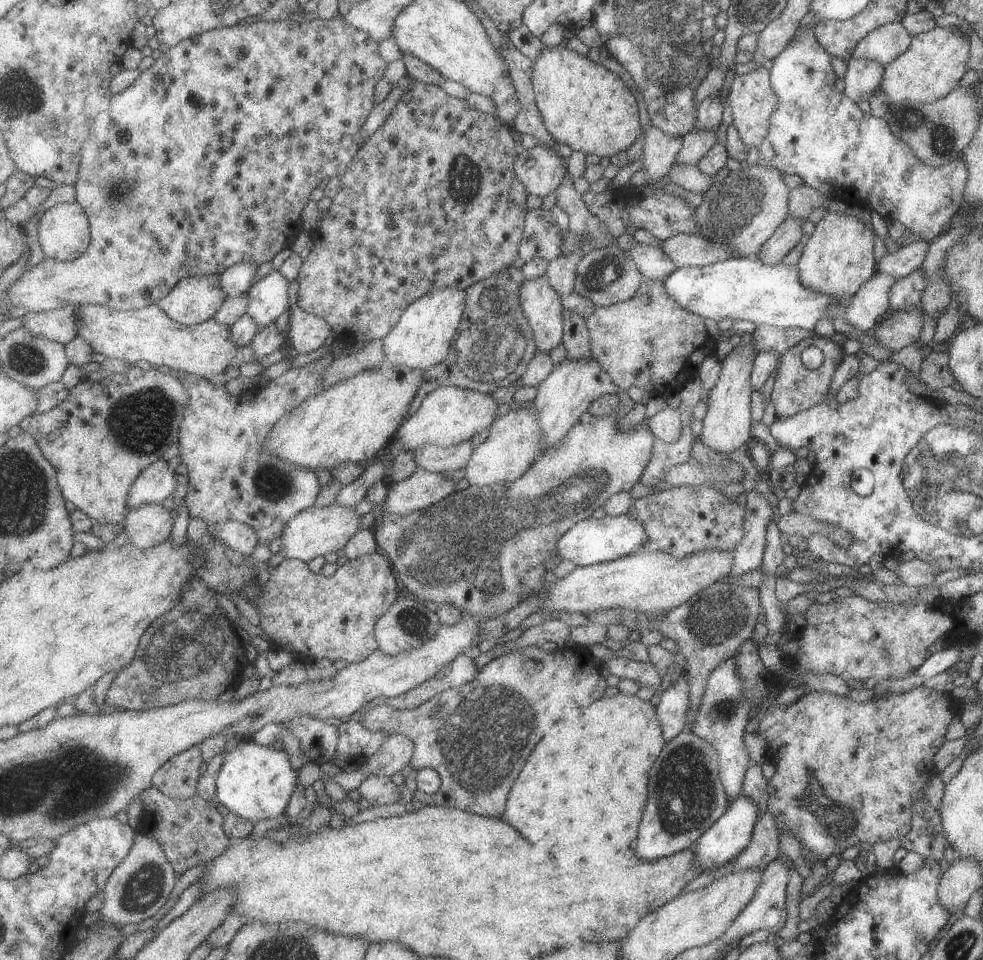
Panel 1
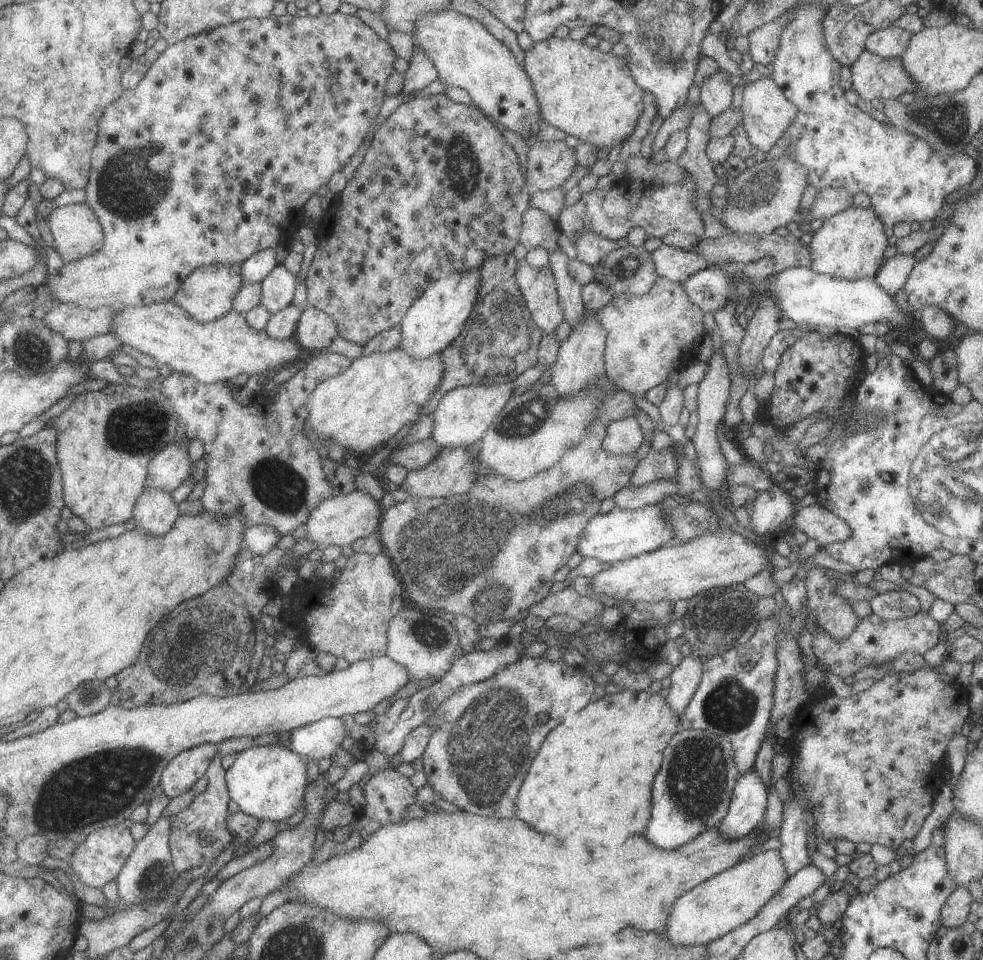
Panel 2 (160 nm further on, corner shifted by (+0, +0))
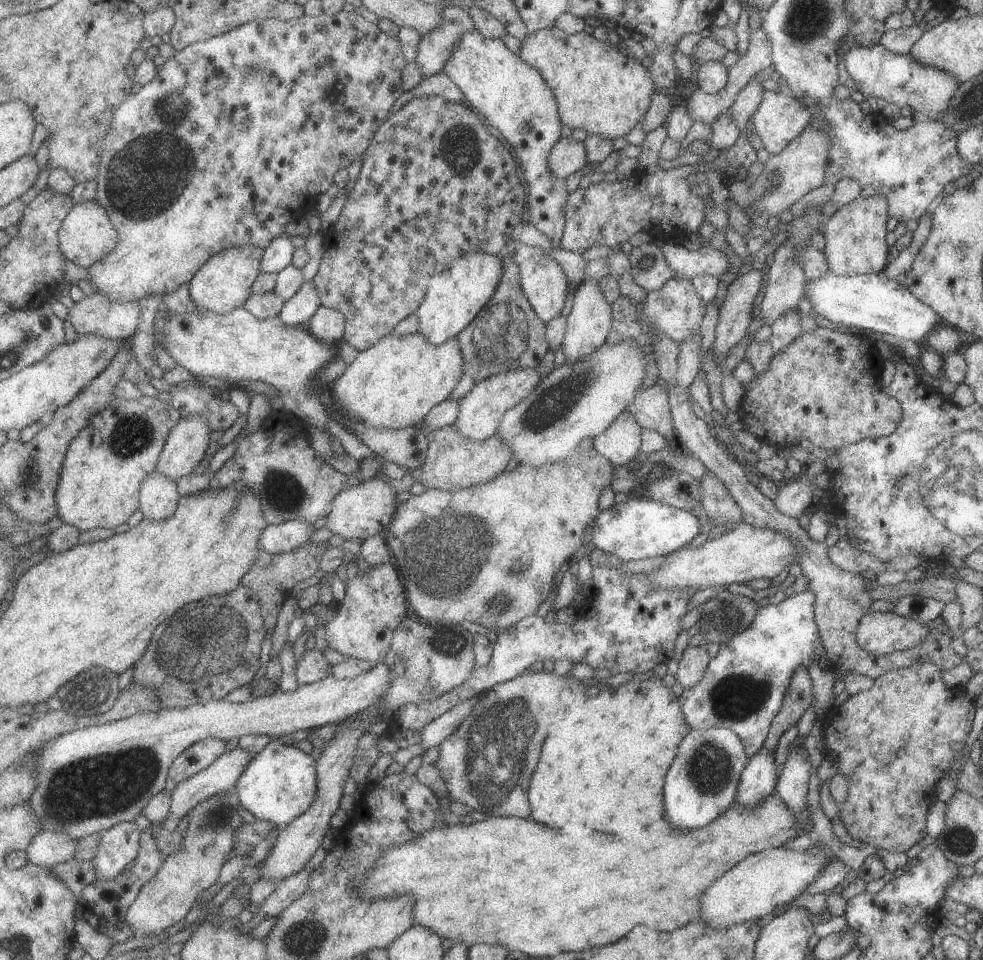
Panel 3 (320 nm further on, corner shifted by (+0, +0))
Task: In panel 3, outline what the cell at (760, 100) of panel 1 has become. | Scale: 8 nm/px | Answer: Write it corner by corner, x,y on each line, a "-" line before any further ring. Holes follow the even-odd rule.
762,92
762,102
752,118
753,130
771,154
779,154
811,122
812,114
785,92

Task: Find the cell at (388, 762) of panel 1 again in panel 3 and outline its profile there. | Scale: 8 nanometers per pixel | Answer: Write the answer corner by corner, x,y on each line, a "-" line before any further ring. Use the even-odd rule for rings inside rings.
480,695
454,706
449,712
428,722
422,730
422,742
420,742
424,750
440,745
448,736
451,736
458,724
462,724
464,718
468,718
468,714
472,714
472,710
474,710
472,706
476,706
478,700
480,700

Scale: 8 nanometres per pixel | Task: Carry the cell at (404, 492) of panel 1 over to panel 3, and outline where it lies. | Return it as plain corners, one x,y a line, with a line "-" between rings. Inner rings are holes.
448,425
440,430
426,434
429,450
425,462
414,469
412,478
426,489
458,492
464,488
486,484
499,476
512,459
512,450
508,444
500,440
500,436
492,436
482,441
468,440
460,436
456,426

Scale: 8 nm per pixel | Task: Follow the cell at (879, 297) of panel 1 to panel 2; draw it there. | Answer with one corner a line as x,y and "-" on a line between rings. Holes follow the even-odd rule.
896,255
886,260
874,280
878,286
882,286
882,290
894,296
904,287
916,264
914,255

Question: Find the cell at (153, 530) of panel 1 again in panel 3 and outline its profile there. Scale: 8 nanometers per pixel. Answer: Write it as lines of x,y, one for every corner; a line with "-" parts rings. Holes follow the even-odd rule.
154,471
140,484
139,510
146,520
168,520
176,512
180,498
175,482

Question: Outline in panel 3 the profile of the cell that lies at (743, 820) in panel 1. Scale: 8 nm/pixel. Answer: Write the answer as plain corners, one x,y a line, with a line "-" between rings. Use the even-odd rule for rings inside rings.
763,747
758,754
749,758
742,770
735,803
744,808
762,804
768,796
775,794
777,779
776,758
773,752

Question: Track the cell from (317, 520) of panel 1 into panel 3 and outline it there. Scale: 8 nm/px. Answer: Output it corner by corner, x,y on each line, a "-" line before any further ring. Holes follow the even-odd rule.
382,478
365,480
352,488
340,492
332,502
332,511
326,516
325,527
344,540
360,538
366,540
379,533
385,533
395,518
399,499
396,490

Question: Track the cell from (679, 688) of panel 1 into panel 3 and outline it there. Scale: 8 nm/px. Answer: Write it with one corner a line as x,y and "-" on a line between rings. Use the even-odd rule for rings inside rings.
694,639
689,644
679,662
679,670
674,675
676,682
686,690
700,683
711,660
706,643
704,643
705,647
702,648
699,648
699,645
699,639

